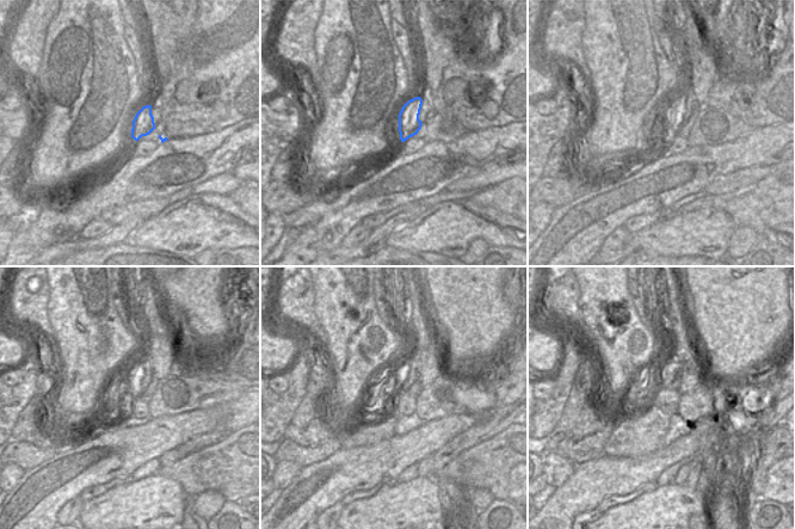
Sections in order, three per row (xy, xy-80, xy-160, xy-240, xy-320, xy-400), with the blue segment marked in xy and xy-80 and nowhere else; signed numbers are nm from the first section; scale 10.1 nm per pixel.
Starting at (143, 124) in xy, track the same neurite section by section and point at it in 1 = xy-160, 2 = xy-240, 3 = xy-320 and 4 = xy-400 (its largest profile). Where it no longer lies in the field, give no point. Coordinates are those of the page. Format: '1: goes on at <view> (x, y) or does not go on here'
1: goes on at xy-160 (673, 115)
2: goes on at xy-240 (140, 377)
3: goes on at xy-320 (406, 379)
4: goes on at xy-400 (669, 375)

